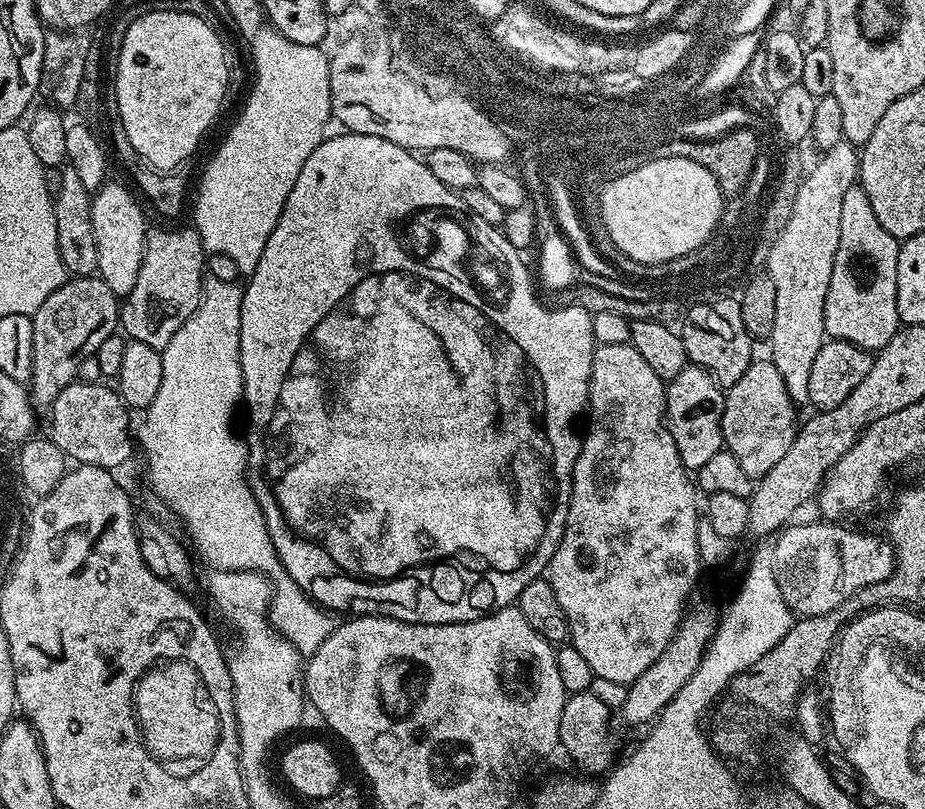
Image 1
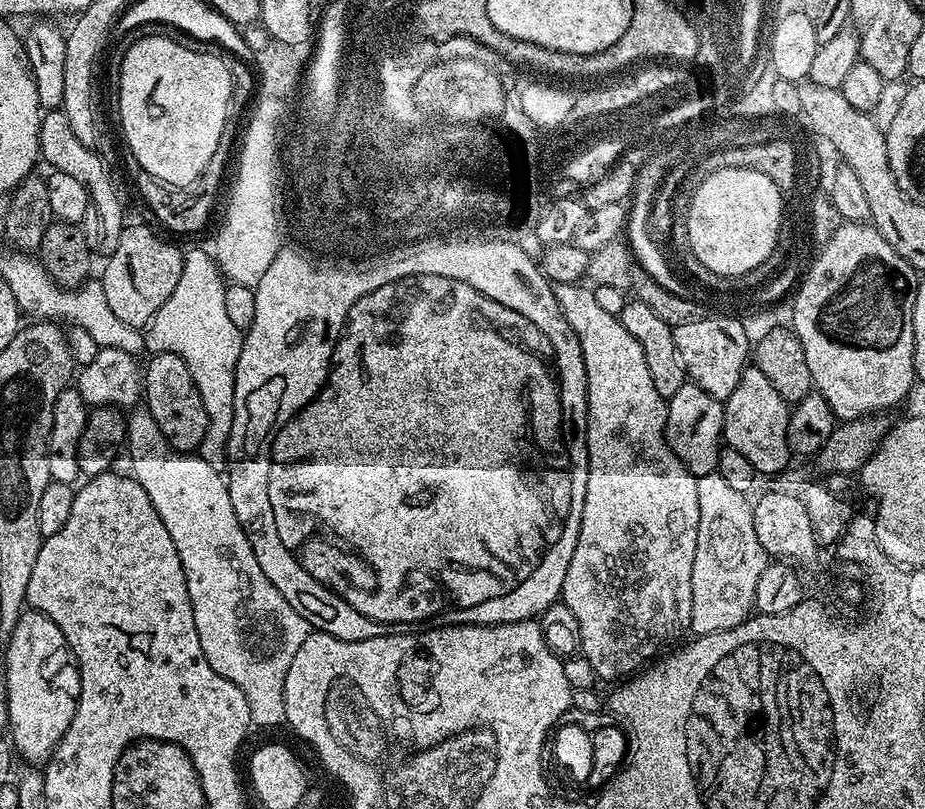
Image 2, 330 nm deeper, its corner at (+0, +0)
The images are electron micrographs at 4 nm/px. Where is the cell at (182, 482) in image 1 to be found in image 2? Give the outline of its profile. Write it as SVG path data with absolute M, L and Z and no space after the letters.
M200 248L187 249L184 252L182 278L178 278L178 286L174 286L174 294L170 294L170 298L166 298L166 302L162 302L158 314L154 314L152 323L147 325L144 332L144 346L149 353L178 354L178 358L182 358L182 362L186 362L186 370L190 370L190 378L194 378L194 386L198 390L208 419L206 434L200 443L198 455L214 465L219 465L226 456L228 435L234 422L234 378L238 366L238 354L242 354L244 345L244 338L238 330L238 326L234 326L234 322L230 322L230 318L226 314L225 287L226 281L220 267L216 264L213 253L211 251L203 252Z

